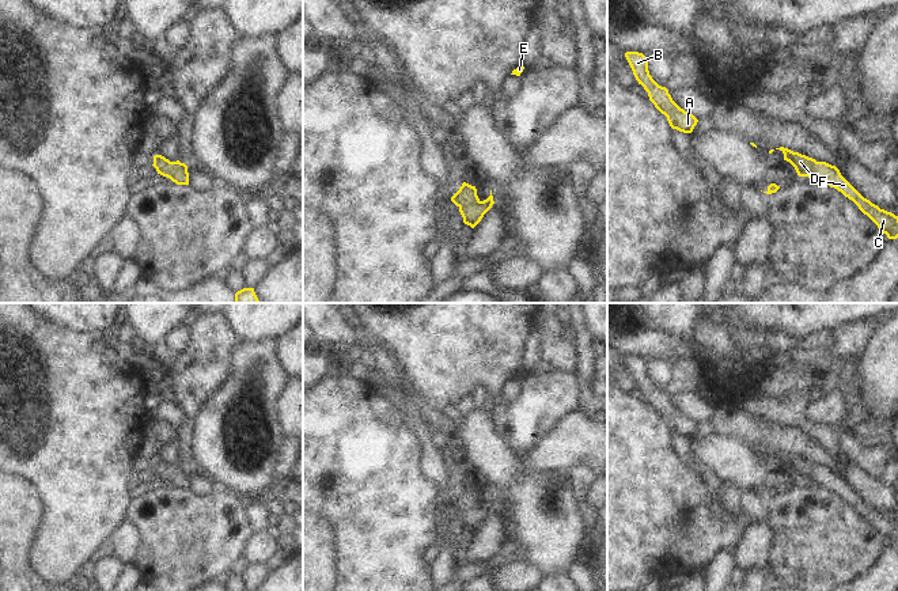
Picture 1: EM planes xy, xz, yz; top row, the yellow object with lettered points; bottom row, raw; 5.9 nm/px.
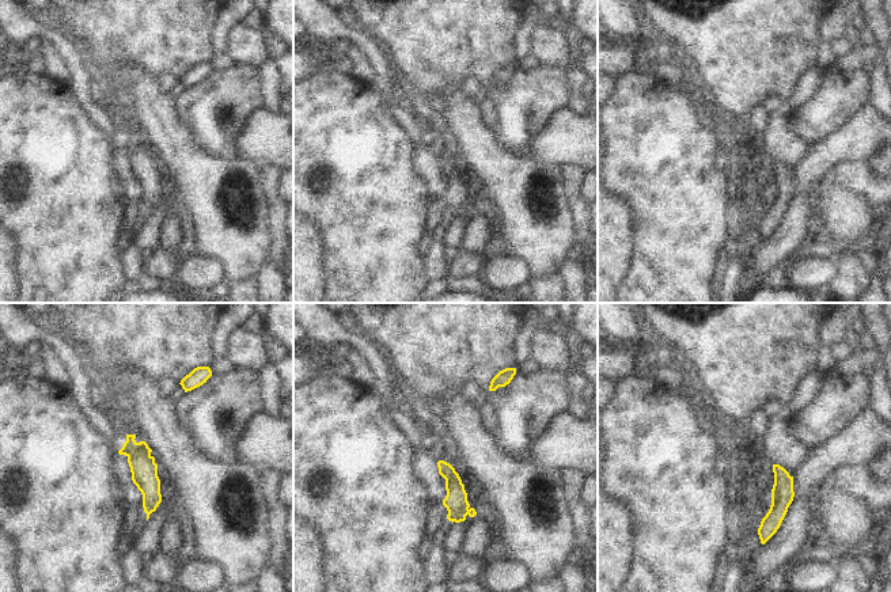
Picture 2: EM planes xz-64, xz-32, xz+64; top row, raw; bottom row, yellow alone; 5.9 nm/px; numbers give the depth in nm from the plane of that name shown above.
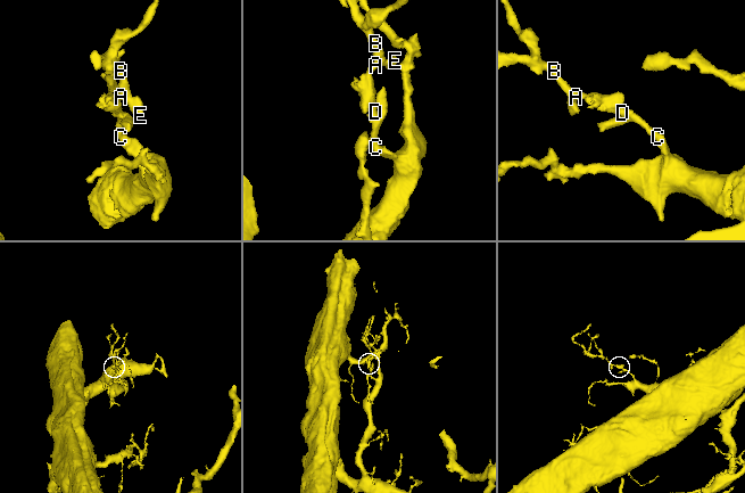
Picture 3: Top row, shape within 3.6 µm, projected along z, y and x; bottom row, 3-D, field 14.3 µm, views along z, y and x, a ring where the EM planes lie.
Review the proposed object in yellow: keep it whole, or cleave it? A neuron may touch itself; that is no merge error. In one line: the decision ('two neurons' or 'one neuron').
one neuron

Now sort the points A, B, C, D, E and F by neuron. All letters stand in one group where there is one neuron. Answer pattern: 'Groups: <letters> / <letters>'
Groups: A B C D E F.

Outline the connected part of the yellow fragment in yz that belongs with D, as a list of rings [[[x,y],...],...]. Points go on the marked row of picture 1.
[[[776,148],[784,154],[784,160],[789,162],[799,177],[816,178],[818,181],[837,189],[852,200],[859,209],[867,215],[888,239],[898,238],[898,216],[864,198],[840,173],[836,166],[826,162],[816,162],[812,158],[793,152],[788,148]]]

